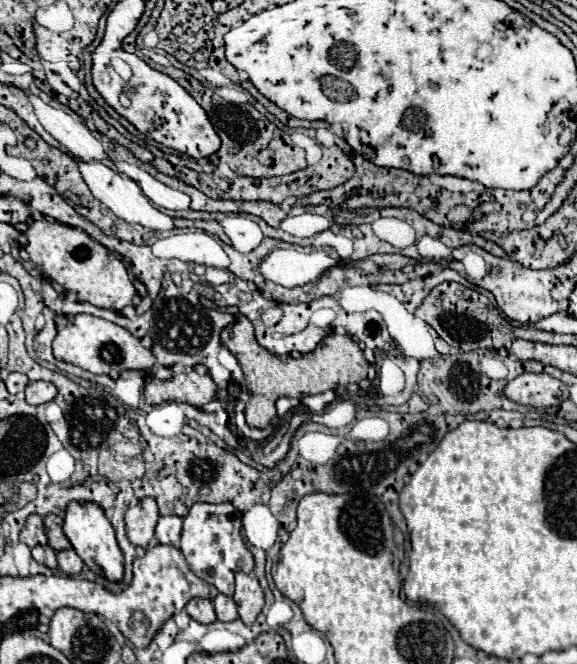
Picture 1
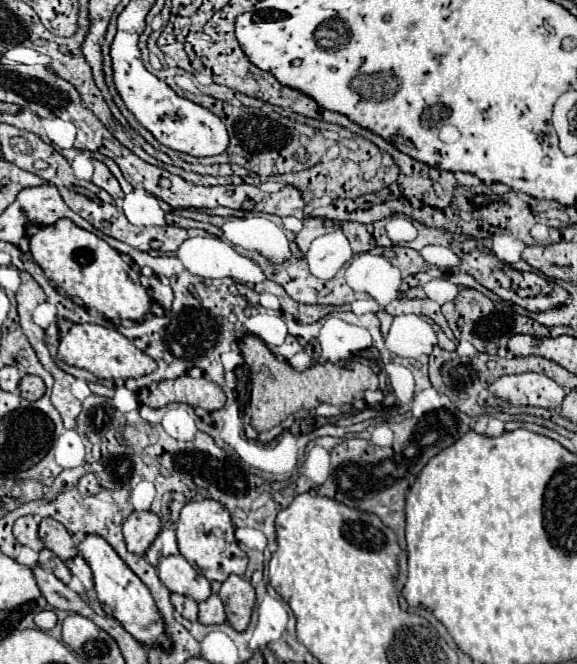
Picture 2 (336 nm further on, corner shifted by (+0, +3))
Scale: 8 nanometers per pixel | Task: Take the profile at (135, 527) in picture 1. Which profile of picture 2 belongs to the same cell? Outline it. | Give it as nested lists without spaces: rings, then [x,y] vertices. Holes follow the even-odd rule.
[[[133,511],[123,523],[123,535],[127,549],[137,555],[145,555],[147,547],[161,531],[161,519],[153,511]]]

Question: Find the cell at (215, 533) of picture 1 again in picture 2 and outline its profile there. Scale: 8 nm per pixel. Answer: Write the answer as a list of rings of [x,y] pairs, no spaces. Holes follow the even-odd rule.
[[[203,499],[203,501],[189,501],[183,509],[181,509],[181,517],[175,525],[175,533],[177,533],[177,543],[179,543],[179,551],[181,555],[197,569],[201,569],[201,573],[209,579],[209,581],[225,581],[231,573],[235,575],[243,575],[247,569],[247,553],[239,547],[235,535],[233,535],[235,527],[231,523],[231,515],[227,511],[225,505],[221,505],[219,501],[213,499]]]

